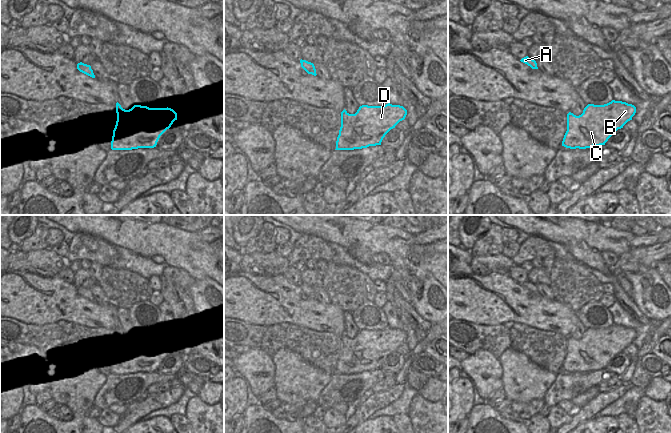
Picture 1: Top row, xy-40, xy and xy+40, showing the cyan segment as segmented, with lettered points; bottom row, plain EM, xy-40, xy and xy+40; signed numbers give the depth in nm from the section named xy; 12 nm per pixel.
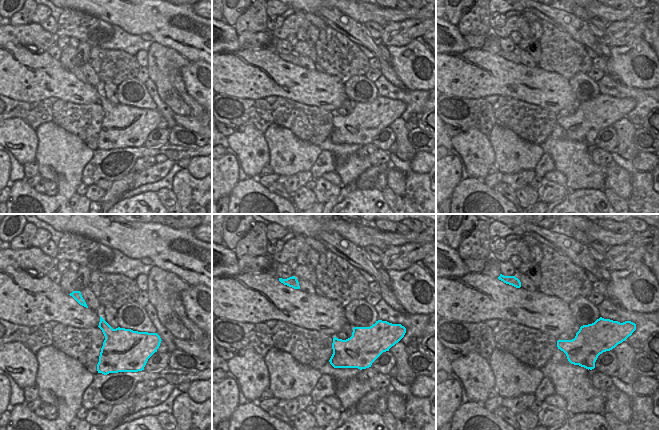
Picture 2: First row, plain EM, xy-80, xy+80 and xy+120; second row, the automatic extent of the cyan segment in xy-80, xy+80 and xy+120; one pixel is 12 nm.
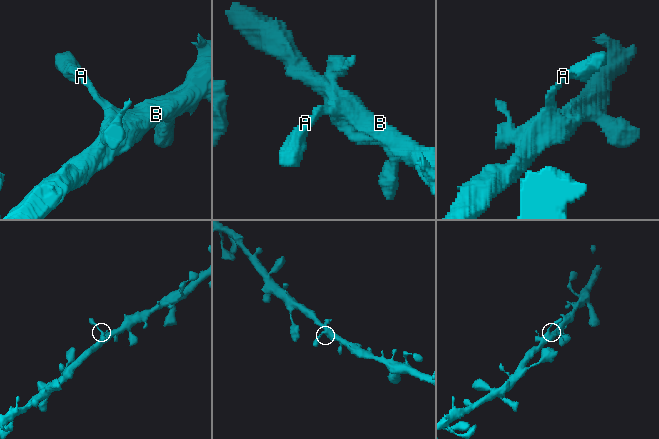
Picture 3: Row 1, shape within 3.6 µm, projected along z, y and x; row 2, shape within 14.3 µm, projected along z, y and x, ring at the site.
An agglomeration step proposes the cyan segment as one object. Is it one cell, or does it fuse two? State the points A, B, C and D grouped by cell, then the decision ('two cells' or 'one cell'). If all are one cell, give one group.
A B C D; one cell

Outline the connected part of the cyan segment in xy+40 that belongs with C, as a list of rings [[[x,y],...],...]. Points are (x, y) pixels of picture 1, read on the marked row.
[[[612,100],[604,105],[588,104],[579,116],[567,114],[567,131],[562,146],[570,149],[586,149],[605,145],[618,129],[636,113],[636,107]]]

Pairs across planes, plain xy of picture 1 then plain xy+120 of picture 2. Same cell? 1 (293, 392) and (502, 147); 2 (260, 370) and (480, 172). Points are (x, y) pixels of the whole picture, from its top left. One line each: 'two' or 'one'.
1: one
2: one

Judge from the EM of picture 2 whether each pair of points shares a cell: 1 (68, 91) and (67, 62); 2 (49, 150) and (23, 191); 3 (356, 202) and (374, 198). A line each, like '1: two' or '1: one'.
1: two
2: one
3: one

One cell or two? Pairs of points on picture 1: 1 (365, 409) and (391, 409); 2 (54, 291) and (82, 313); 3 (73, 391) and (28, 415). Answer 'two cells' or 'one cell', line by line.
1: two cells
2: one cell
3: one cell

